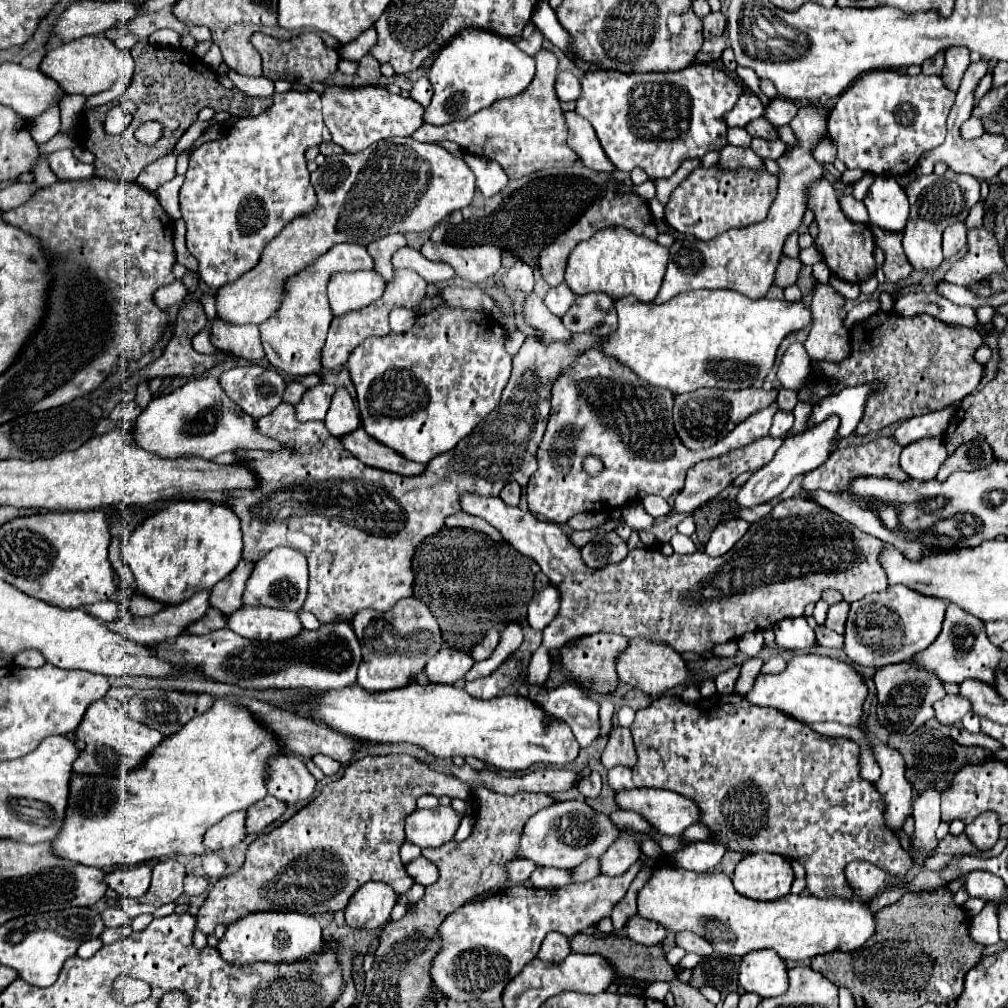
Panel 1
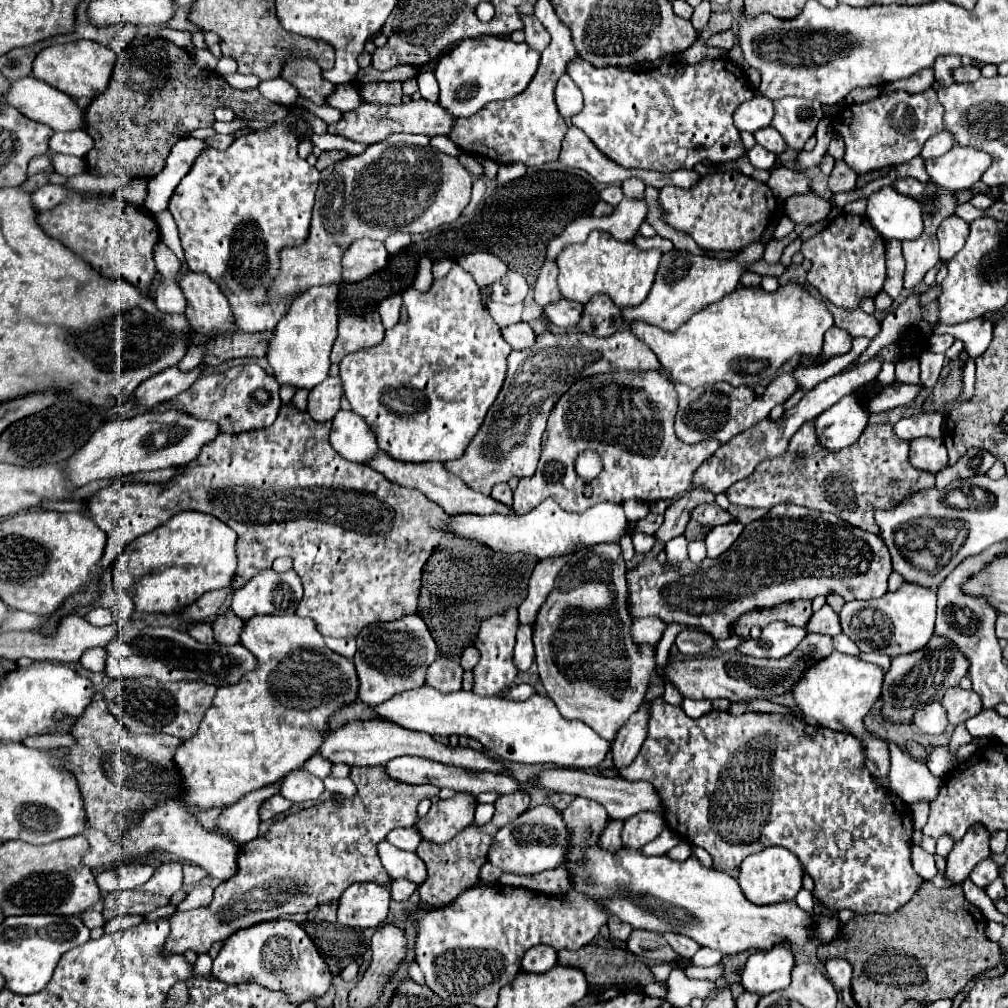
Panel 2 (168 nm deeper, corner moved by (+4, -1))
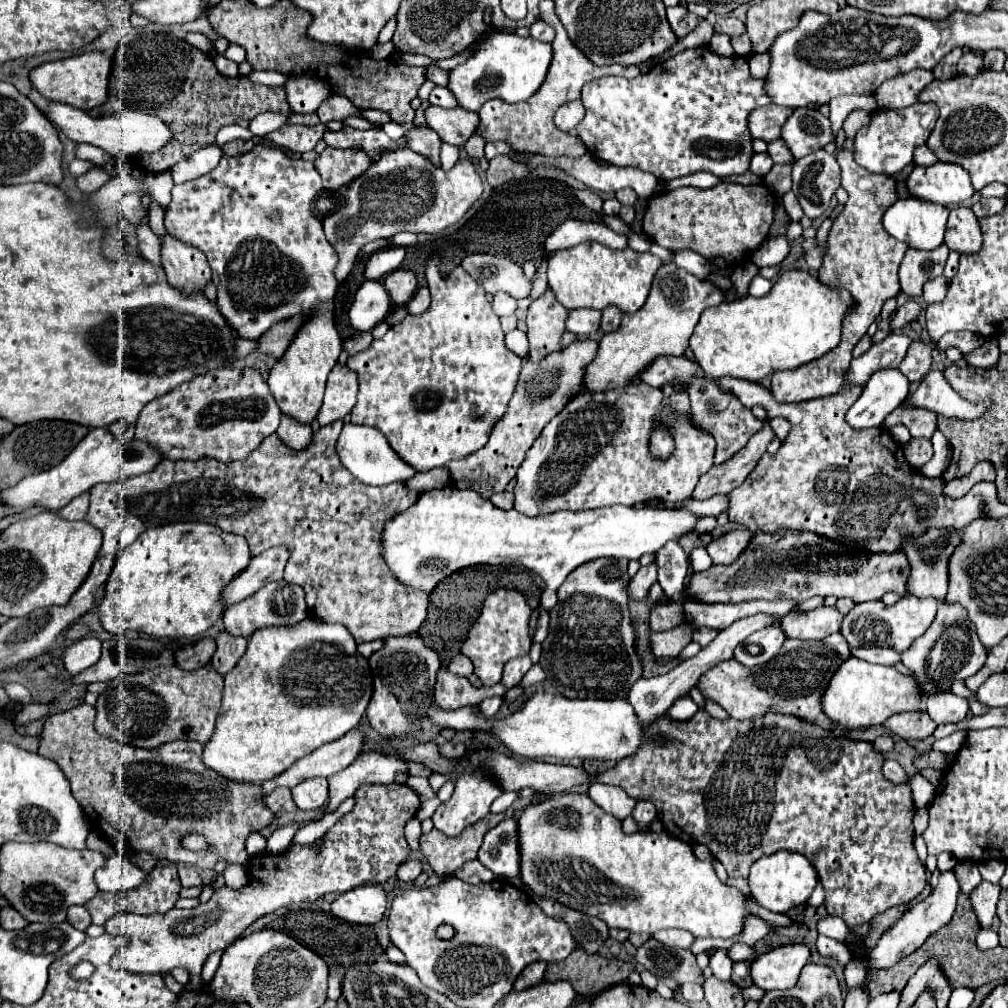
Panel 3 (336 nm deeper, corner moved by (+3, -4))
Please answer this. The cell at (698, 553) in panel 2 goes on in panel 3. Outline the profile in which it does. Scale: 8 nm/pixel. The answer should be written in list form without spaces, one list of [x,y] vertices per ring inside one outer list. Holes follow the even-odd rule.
[[[696,547],[690,553],[690,563],[692,563],[694,571],[704,571],[704,569],[708,569],[712,565],[712,559],[710,559],[710,555],[708,555],[708,551],[704,547]]]

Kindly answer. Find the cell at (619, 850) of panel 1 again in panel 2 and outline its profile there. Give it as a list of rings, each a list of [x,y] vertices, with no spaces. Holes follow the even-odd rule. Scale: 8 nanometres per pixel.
[[[639,812],[625,820],[623,828],[623,846],[643,848],[647,842],[655,840],[661,834],[663,820],[657,812]]]

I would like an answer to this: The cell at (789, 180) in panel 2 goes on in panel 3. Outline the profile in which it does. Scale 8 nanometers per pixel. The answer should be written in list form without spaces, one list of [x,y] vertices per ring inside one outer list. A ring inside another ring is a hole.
[[[824,149],[798,159],[792,167],[792,191],[810,219],[820,217],[834,191],[840,187],[840,167],[836,157]]]

